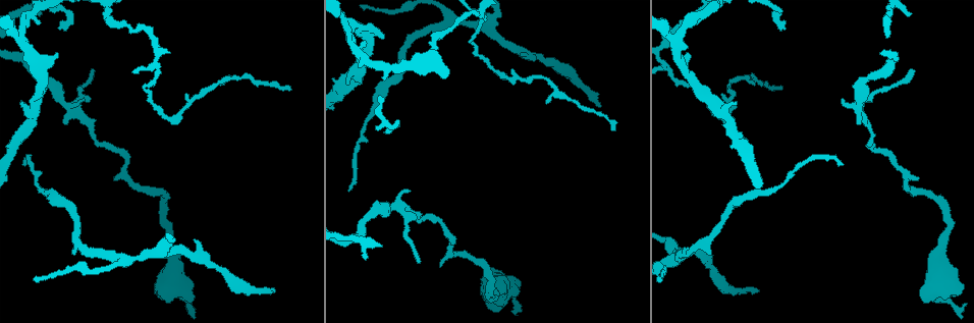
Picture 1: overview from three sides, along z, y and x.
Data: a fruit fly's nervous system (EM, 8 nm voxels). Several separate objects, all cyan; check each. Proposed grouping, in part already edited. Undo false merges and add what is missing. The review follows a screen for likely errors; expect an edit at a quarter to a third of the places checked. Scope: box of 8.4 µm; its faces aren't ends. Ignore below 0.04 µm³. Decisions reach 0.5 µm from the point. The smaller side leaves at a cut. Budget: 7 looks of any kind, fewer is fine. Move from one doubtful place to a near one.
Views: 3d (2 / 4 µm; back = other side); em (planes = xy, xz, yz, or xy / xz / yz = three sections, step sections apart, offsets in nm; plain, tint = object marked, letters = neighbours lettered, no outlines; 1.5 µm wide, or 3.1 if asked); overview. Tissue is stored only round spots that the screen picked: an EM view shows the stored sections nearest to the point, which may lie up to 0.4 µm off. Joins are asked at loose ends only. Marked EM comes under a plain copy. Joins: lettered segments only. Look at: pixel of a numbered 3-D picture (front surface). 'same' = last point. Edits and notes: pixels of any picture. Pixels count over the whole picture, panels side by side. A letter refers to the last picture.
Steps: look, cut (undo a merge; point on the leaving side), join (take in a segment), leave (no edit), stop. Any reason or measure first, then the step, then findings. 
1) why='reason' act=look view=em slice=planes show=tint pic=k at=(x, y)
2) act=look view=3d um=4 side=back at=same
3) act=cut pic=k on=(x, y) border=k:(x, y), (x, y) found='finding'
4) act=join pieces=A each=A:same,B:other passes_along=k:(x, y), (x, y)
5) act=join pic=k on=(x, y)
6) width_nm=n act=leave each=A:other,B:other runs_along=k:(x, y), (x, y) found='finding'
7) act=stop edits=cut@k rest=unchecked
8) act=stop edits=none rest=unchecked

why='free end' act=look view=em slice=planes show=tint pic=1 at=(58, 53)

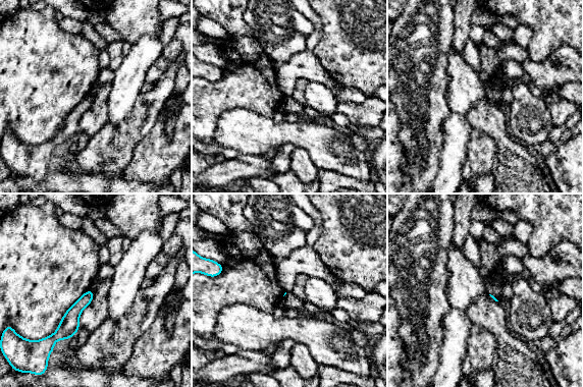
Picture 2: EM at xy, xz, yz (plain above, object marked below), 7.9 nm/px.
why='what lies round it' act=look view=em slice=planes show=letters at=same

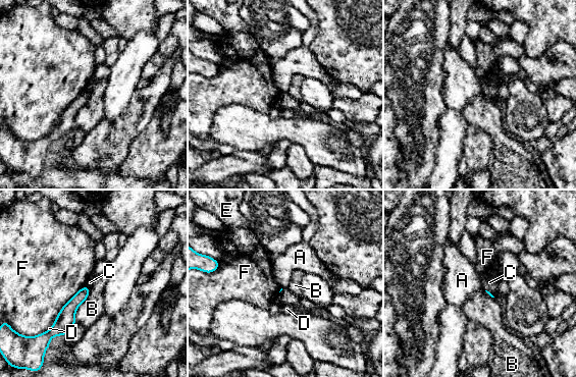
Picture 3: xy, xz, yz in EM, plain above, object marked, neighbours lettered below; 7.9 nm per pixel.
act=leave each=A:other,B:other,C:other,D:other,E:other,F:other found='no lettered segment goes on from it'

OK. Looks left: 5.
why='tapers out' act=look view=em slice=planes show=letters pic=1 at=(598, 106)

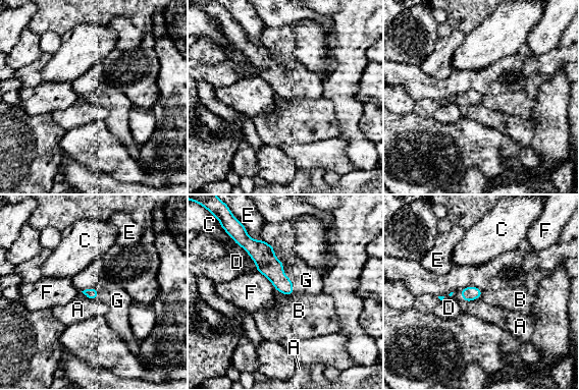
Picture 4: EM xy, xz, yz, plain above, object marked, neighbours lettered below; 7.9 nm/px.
act=join pieces=G each=A:other,B:other,C:other,D:other,E:other,F:other,G:same found='it goes on there'

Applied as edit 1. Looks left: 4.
act=stop edits=join@4 rest=unchecked

